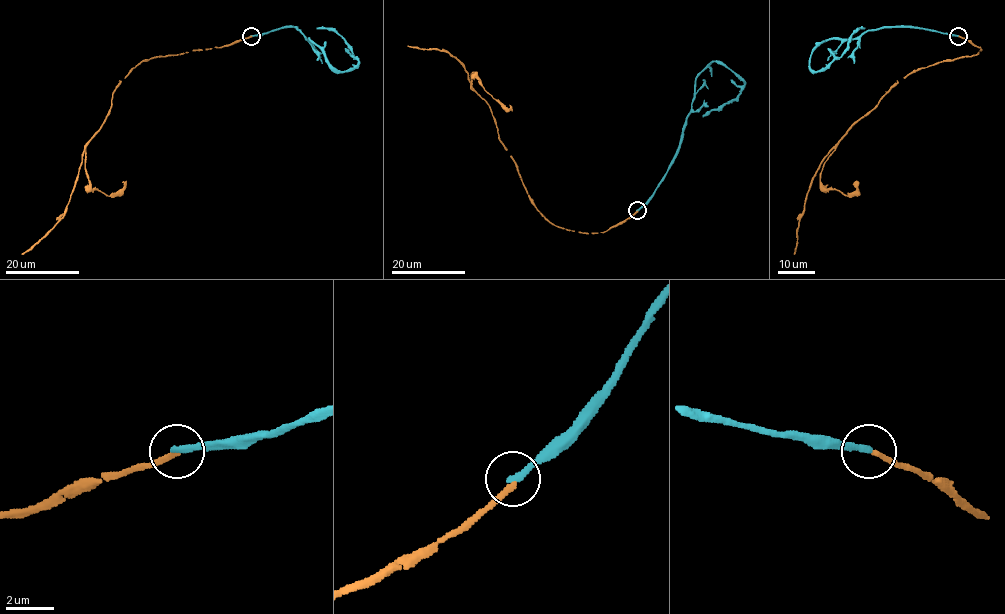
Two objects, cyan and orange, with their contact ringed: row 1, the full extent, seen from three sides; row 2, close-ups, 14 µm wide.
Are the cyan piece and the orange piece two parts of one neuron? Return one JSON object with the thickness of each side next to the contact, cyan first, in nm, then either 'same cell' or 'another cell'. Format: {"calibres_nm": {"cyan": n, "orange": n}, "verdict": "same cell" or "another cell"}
{"calibres_nm": {"cyan": 280, "orange": 200}, "verdict": "another cell"}

